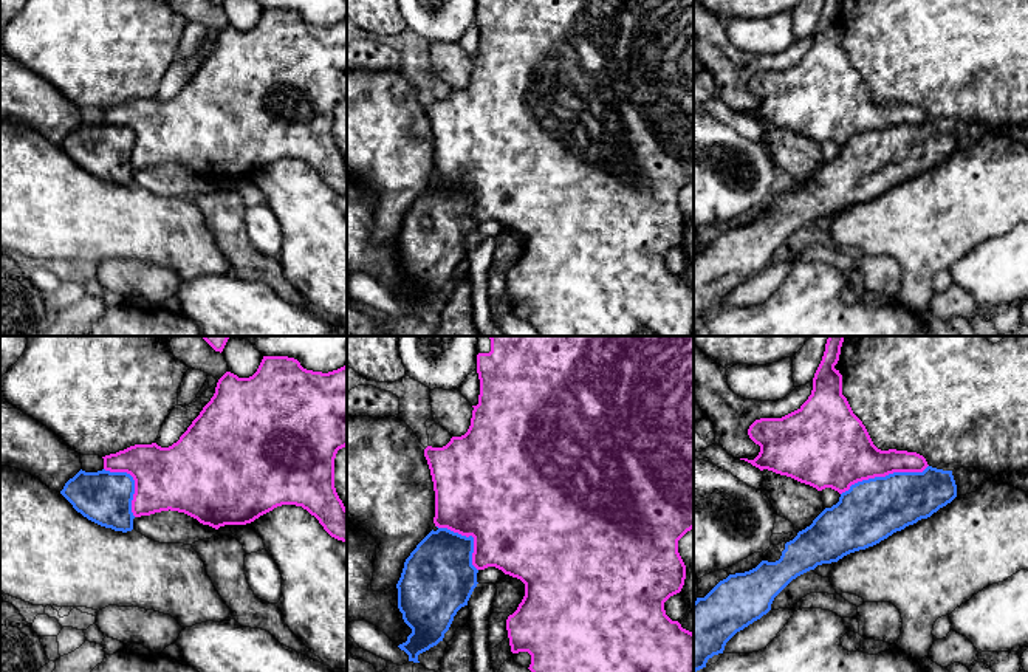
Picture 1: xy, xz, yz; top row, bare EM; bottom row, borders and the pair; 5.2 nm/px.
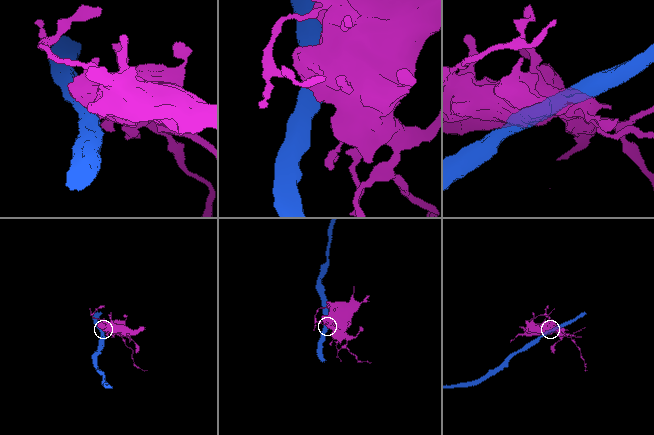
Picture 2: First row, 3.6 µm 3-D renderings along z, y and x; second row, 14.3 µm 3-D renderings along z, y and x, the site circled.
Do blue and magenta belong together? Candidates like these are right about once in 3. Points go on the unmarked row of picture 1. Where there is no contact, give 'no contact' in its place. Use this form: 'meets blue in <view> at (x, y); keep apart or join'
meets blue in yz at (886, 129); keep apart

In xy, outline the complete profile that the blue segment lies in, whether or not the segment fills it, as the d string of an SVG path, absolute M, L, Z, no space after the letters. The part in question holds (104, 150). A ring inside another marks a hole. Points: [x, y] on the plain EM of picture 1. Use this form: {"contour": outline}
{"contour": "M0 51L0 119L31 127L101 180L122 186L133 183L133 130L105 122L85 125L74 102L3 51Z"}

